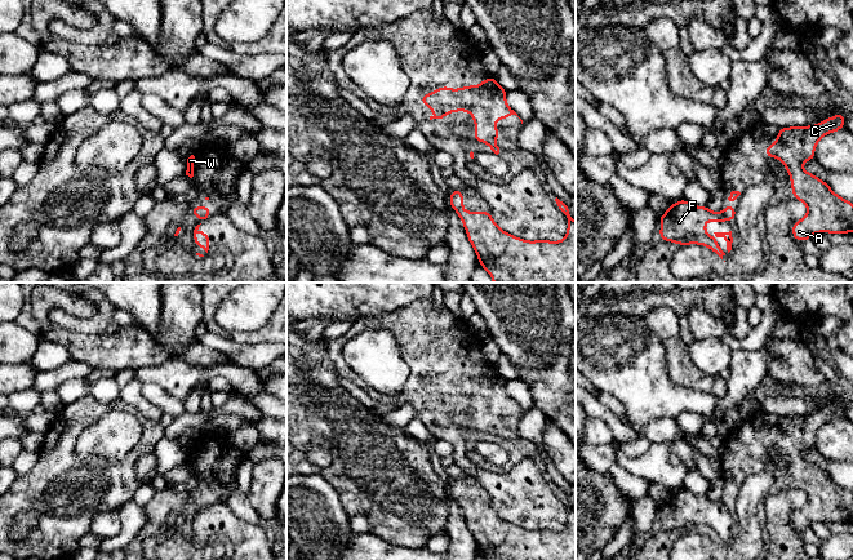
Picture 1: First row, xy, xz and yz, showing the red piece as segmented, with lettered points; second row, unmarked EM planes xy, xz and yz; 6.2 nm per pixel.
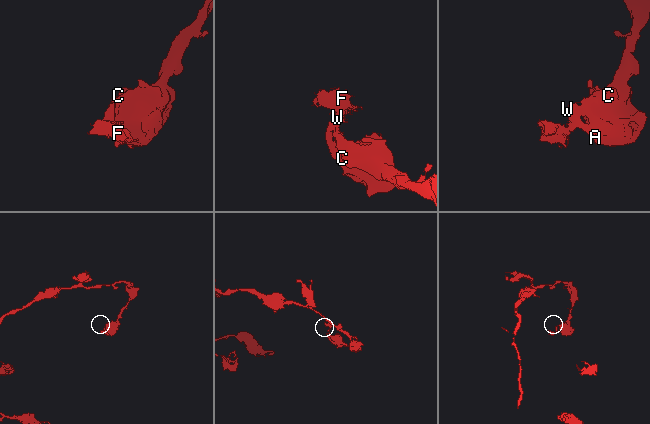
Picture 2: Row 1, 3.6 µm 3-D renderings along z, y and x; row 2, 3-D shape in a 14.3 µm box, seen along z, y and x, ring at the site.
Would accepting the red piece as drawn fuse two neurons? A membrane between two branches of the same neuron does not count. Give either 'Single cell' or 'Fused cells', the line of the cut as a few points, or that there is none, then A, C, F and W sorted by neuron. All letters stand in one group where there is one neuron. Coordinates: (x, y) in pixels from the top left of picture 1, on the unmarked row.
Fused cells. Split along yz (722, 502), (728, 510). Groups: A C W / F

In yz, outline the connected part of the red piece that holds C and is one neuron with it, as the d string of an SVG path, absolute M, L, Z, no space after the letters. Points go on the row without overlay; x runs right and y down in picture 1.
M839 401L810 415L781 417L776 432L764 436L767 446L777 446L787 457L794 488L808 495L808 503L792 514L794 529L807 530L818 521L853 521L853 492L838 485L826 471L801 455L807 449L816 450L818 430L844 418L844 412L844 401Z

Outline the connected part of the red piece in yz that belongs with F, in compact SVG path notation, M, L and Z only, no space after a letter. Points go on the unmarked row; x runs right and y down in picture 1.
M681 488L677 492L672 492L666 502L662 502L659 507L659 529L672 530L677 534L705 534L723 548L725 542L714 530L714 526L706 523L706 510L728 511L723 502L711 501L707 494L696 495Z

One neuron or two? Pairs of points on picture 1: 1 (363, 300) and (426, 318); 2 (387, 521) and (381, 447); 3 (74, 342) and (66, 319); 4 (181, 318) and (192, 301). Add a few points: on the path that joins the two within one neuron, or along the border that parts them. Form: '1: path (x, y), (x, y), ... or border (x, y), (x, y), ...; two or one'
1: border (425, 298), (418, 298), (376, 316), (367, 316); two
2: path (387, 503), (387, 476), (381, 470), (381, 465); one
3: border (49, 319), (71, 330), (100, 334); two
4: path (181, 314), (189, 305); one

